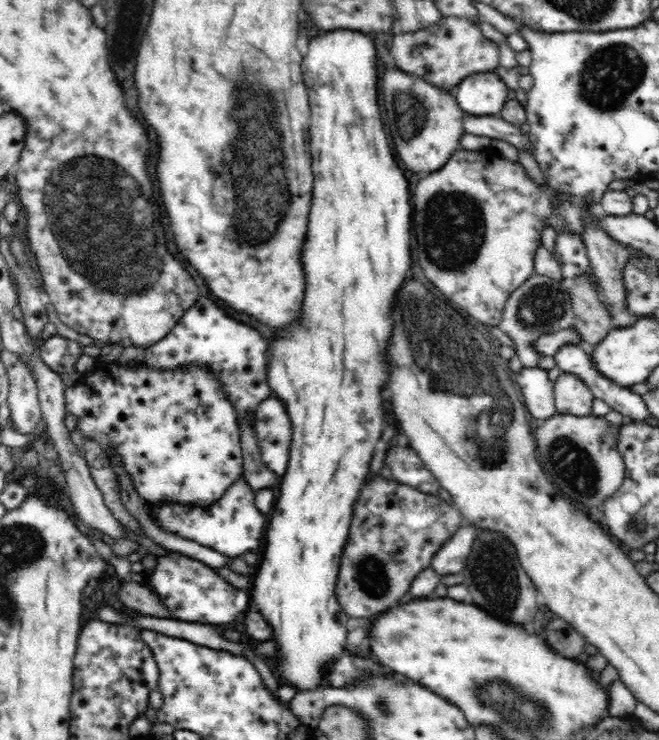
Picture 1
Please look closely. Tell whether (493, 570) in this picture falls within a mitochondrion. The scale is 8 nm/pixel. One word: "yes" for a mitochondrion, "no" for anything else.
yes

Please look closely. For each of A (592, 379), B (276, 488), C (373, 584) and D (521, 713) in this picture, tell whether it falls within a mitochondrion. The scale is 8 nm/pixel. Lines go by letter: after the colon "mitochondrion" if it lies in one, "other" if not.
A: other
B: other
C: mitochondrion
D: mitochondrion

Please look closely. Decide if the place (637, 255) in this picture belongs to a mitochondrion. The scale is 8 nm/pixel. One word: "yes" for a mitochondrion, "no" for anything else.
no

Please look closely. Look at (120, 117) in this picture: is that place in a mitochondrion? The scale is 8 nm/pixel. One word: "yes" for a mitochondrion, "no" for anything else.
no

